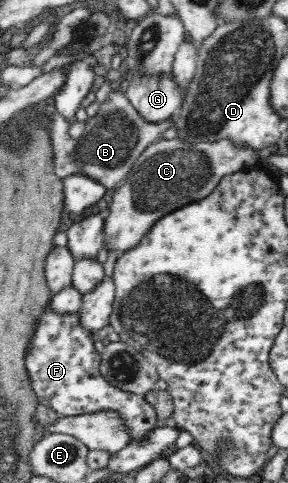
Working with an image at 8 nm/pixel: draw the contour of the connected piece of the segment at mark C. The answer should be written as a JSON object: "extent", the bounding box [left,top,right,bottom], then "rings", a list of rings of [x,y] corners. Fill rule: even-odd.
{"extent":[103,138,257,256],"rings":[[[176,138],[159,140],[135,160],[130,175],[113,193],[105,210],[108,216],[103,218],[104,247],[119,256],[136,248],[160,216],[176,210],[180,204],[186,206],[208,196],[224,176],[256,164],[257,153],[252,149],[240,151],[230,141],[210,145],[206,142],[182,144]]]}

